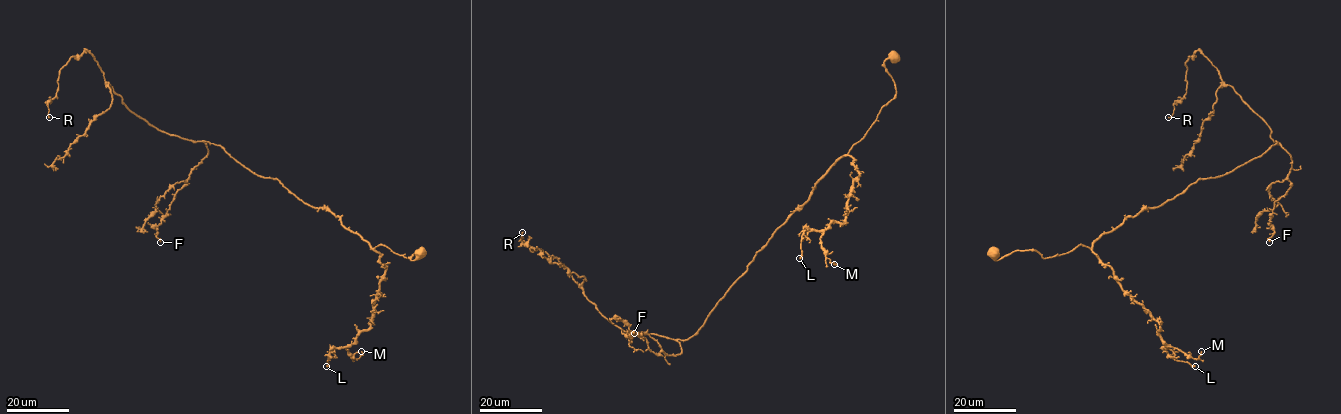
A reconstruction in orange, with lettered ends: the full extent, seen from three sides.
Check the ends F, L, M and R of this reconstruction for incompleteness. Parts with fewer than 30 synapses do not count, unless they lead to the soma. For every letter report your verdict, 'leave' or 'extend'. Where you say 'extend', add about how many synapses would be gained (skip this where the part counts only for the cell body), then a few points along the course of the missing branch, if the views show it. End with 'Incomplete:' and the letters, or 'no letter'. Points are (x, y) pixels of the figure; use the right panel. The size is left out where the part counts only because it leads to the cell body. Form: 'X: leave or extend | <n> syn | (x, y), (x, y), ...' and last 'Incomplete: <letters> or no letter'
F: leave
L: leave
M: leave
R: leave
Incomplete: no letter

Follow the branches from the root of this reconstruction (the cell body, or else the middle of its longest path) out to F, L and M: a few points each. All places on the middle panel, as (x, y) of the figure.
F: (895, 57), (884, 66), (896, 95), (704, 324), (677, 340), (681, 352), (655, 354), (634, 333)
L: (895, 57), (884, 66), (896, 95), (847, 154), (858, 176), (845, 221), (804, 230), (799, 258)
M: (895, 57), (884, 66), (896, 95), (847, 154), (858, 176), (845, 221), (832, 222), (820, 238), (834, 264)

